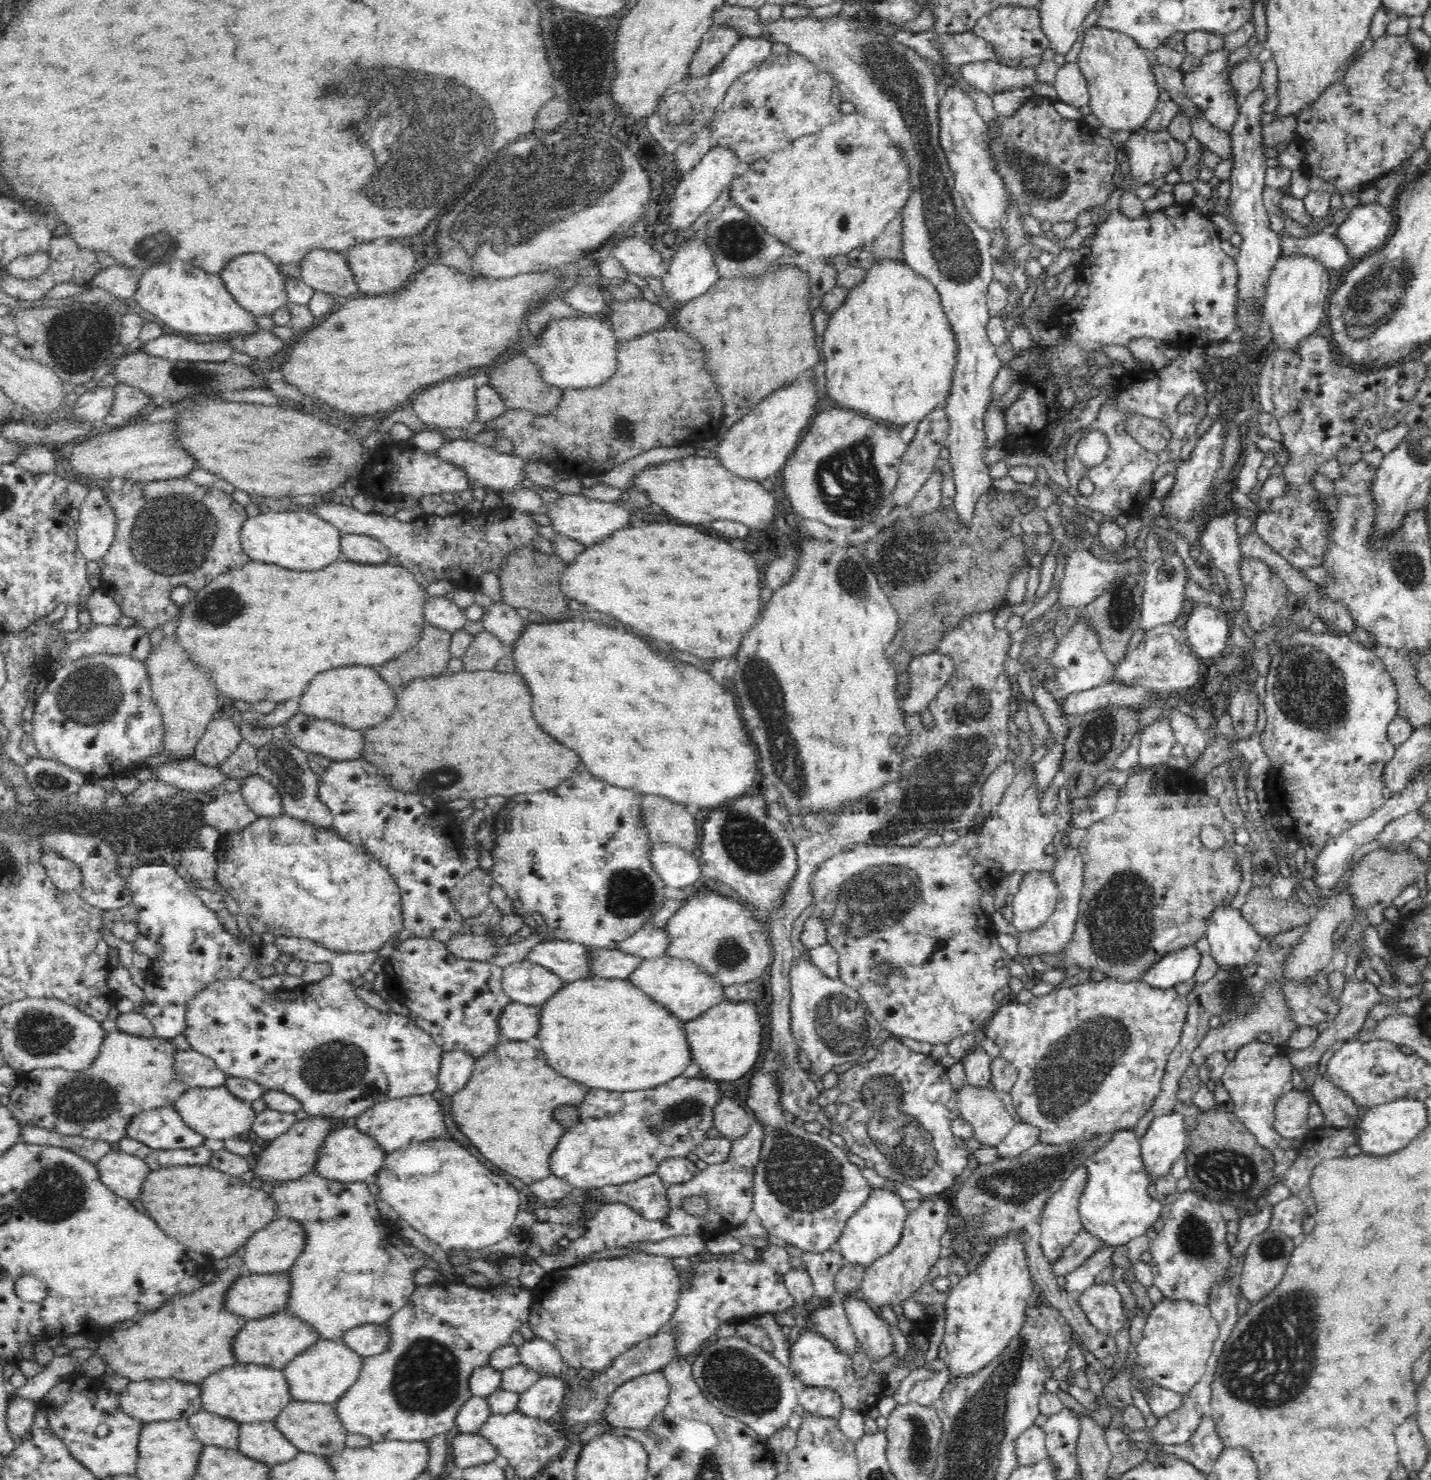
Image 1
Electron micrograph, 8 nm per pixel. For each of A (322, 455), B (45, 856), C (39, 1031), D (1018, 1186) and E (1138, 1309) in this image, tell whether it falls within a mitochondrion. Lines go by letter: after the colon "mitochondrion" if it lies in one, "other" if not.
A: mitochondrion
B: other
C: mitochondrion
D: mitochondrion
E: other

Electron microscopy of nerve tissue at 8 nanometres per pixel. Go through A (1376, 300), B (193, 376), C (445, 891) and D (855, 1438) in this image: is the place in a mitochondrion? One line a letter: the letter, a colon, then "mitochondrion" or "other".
A: mitochondrion
B: mitochondrion
C: other
D: other

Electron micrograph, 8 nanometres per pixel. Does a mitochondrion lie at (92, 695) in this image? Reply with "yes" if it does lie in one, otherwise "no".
yes

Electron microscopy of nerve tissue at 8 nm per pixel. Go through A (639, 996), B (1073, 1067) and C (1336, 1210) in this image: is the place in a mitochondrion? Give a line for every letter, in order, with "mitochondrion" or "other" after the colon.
A: other
B: mitochondrion
C: other

